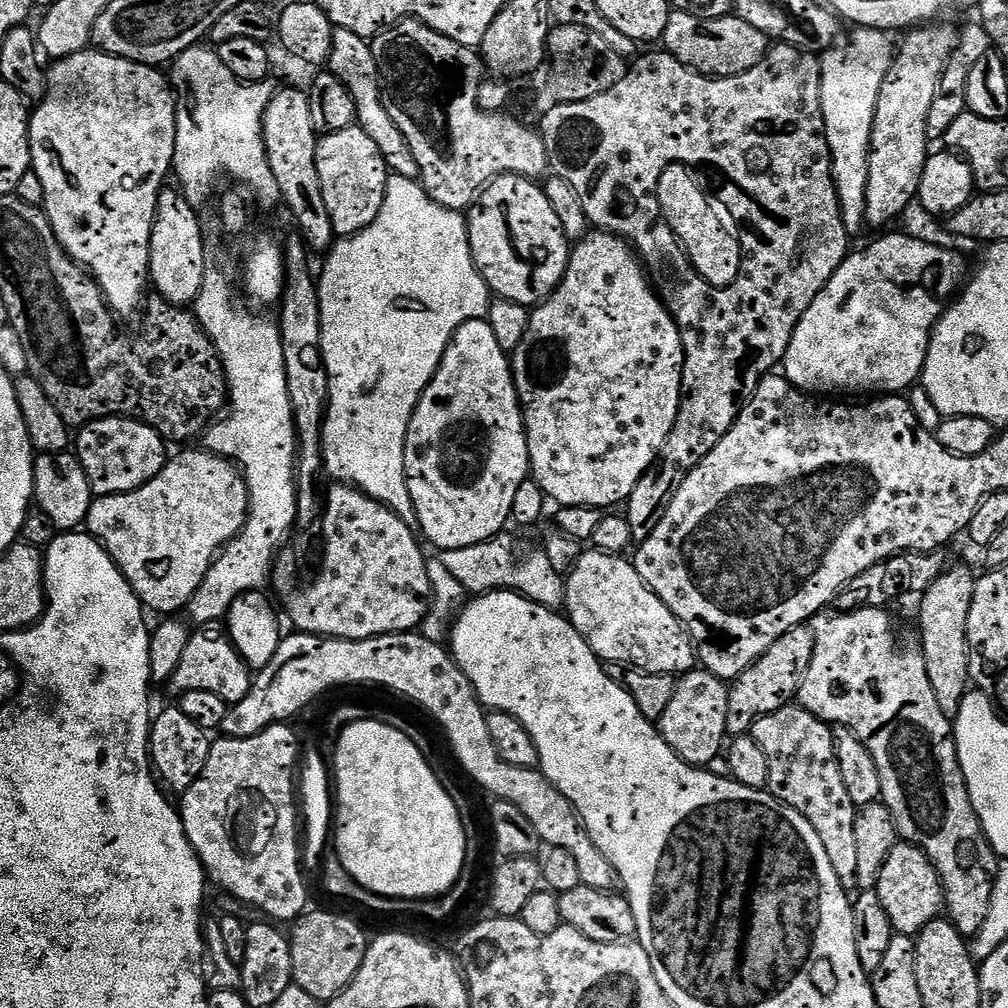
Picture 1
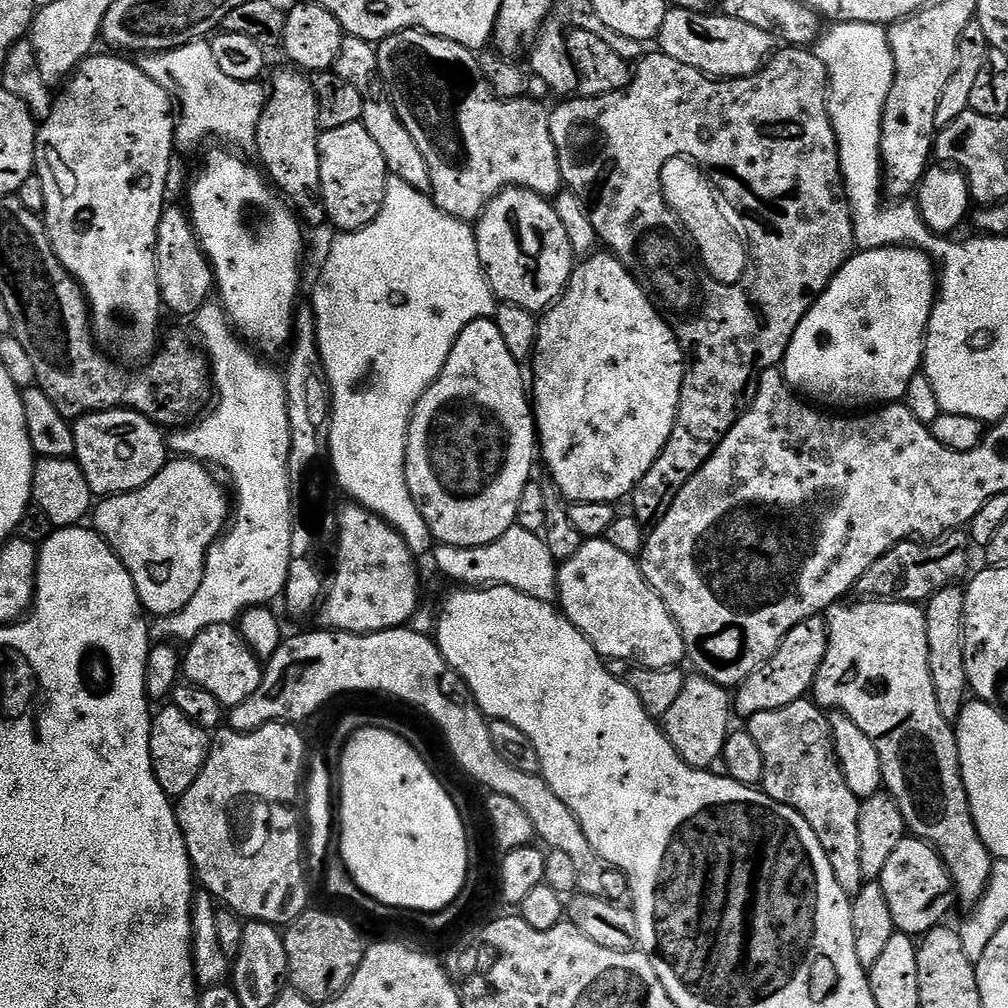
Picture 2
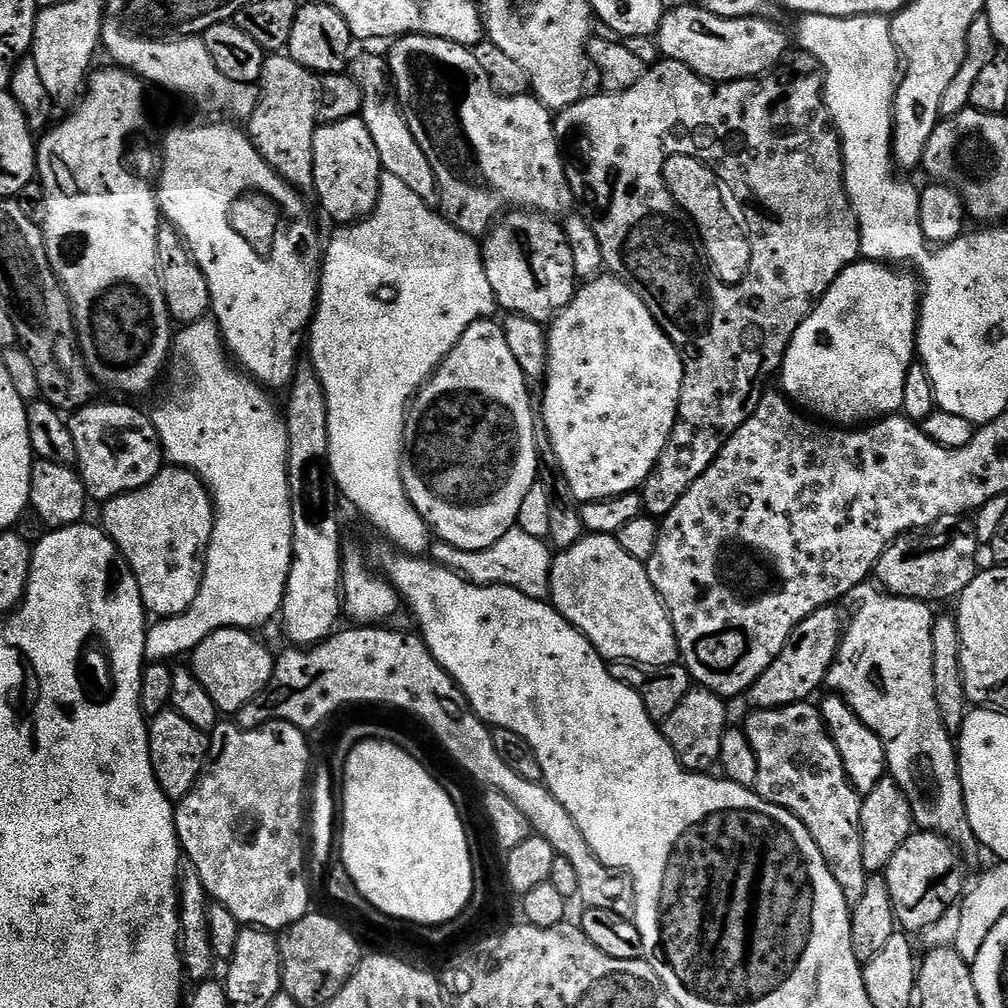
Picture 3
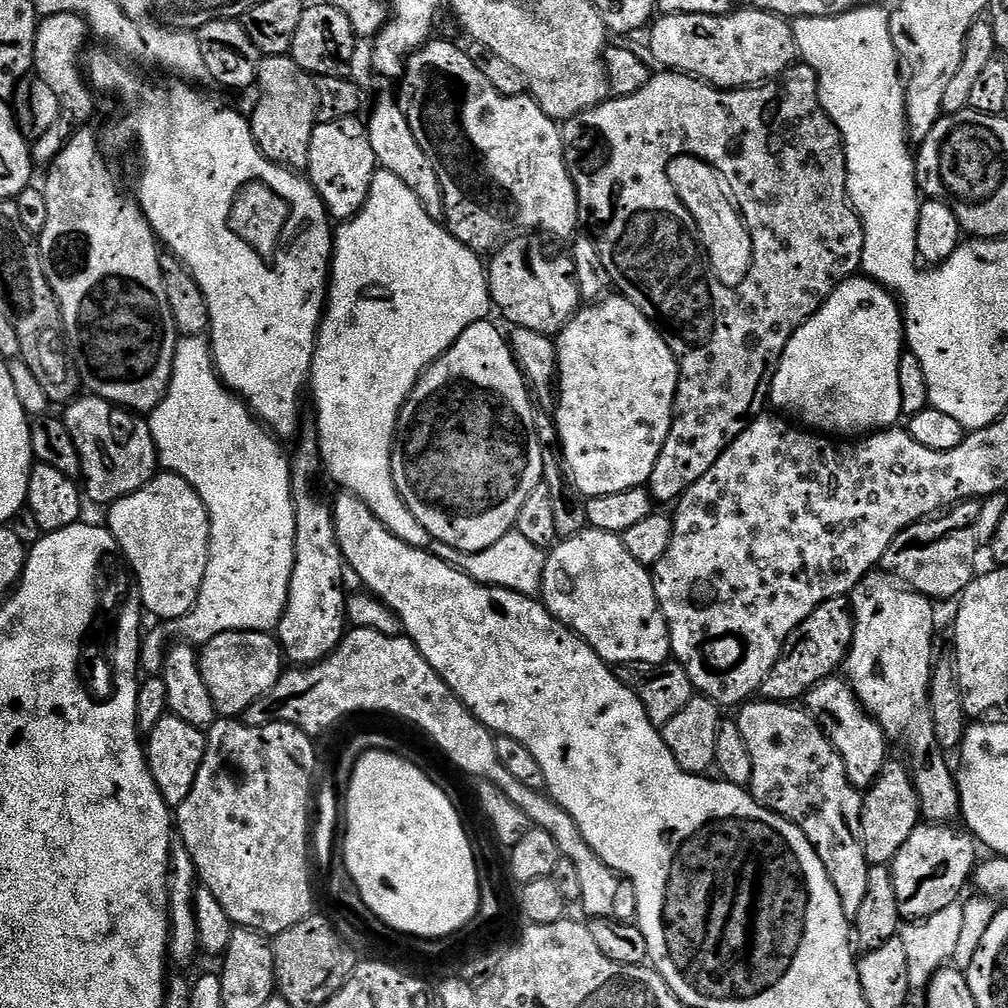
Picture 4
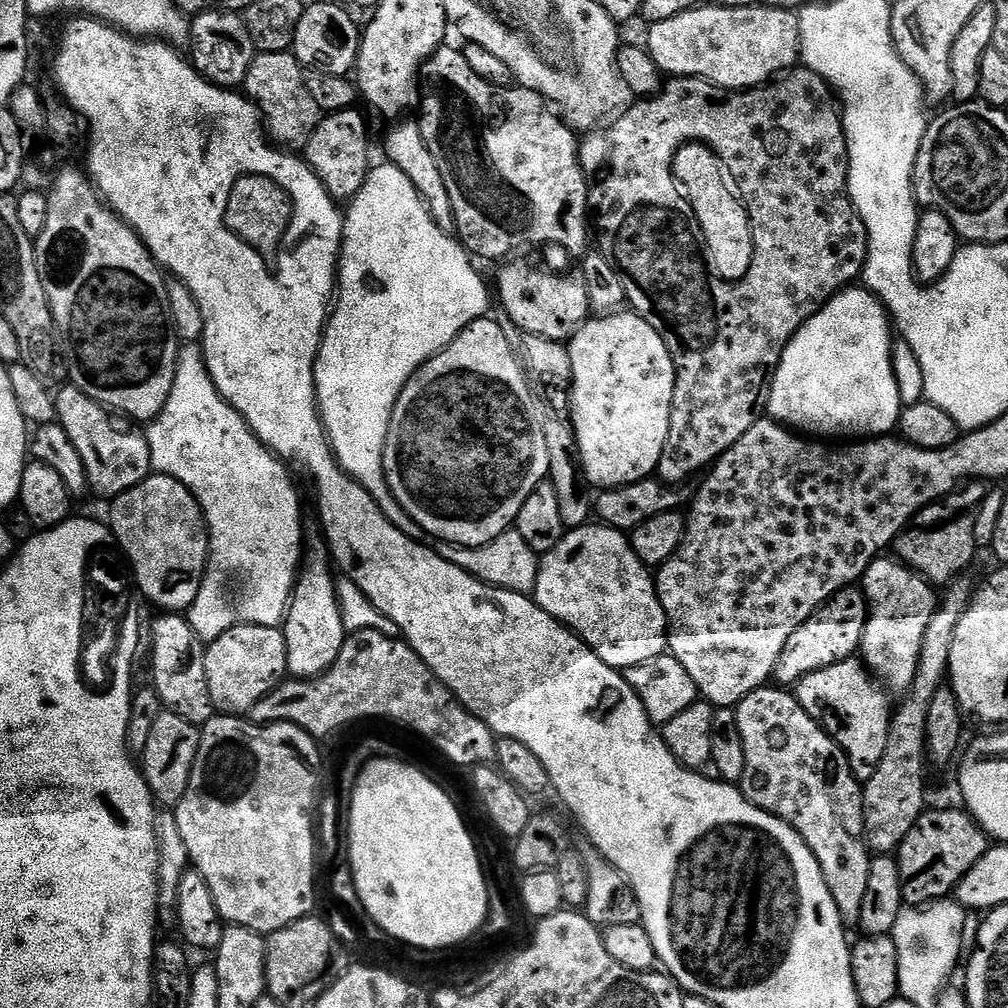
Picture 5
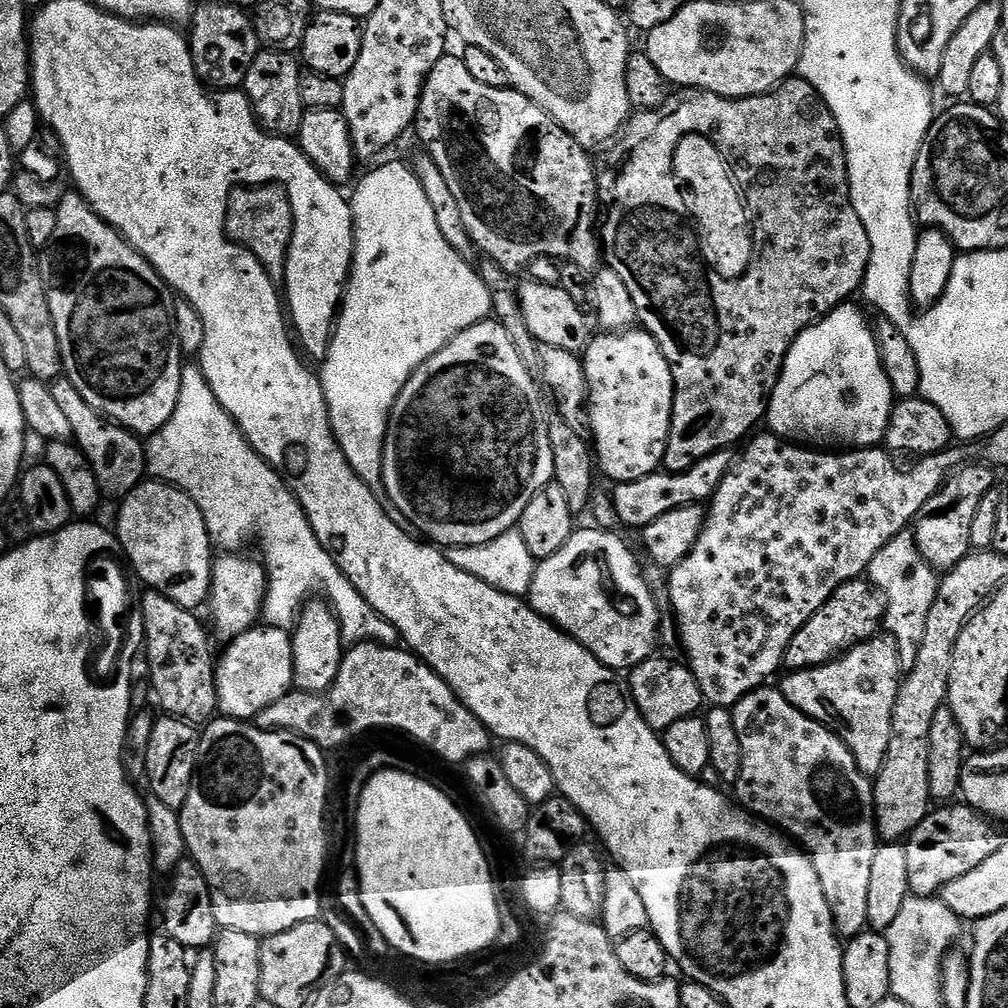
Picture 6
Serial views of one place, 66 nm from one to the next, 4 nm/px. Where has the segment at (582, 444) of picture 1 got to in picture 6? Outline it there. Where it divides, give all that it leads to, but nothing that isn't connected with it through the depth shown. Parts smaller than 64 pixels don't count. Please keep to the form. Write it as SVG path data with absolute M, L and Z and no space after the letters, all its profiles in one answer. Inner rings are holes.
M625 330L623 332L604 332L593 335L588 347L582 353L584 374L588 383L588 428L591 443L594 445L594 460L606 475L616 484L634 482L646 478L657 471L664 463L668 435L672 425L672 365L662 354L658 342L649 332Z

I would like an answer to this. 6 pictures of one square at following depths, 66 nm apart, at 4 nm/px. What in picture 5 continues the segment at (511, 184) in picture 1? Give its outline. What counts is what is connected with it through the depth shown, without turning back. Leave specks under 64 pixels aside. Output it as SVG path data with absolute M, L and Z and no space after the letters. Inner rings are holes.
M515 260L508 262L513 264L503 265L505 268L496 280L496 288L500 291L499 305L504 307L506 314L510 314L510 318L514 318L520 331L525 334L538 334L542 338L561 342L571 340L590 316L588 291L584 289L583 283L579 279L555 276L552 272L543 272L540 268L531 268Z

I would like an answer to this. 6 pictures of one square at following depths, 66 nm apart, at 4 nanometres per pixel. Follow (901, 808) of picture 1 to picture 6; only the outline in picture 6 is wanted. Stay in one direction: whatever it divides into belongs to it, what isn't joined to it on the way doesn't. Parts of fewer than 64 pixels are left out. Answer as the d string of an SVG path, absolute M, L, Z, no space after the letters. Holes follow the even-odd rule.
M908 530L901 532L889 544L882 546L878 554L874 554L866 576L884 595L882 628L887 635L896 638L900 667L904 670L910 669L914 666L914 658L918 658L918 646L926 630L926 617L930 615L930 606L934 606L941 577L935 568L928 564L926 558L922 558L915 535Z

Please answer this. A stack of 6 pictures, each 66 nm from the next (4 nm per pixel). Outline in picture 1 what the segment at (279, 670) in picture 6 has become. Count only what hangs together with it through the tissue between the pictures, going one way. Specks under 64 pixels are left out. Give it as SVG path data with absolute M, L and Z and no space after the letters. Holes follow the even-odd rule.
M212 620L193 631L190 642L182 653L182 662L178 662L178 670L174 670L170 688L176 694L190 690L210 690L210 694L218 694L231 706L242 702L242 698L250 694L253 679L253 669L240 656L240 651L228 635L227 627L221 621Z

